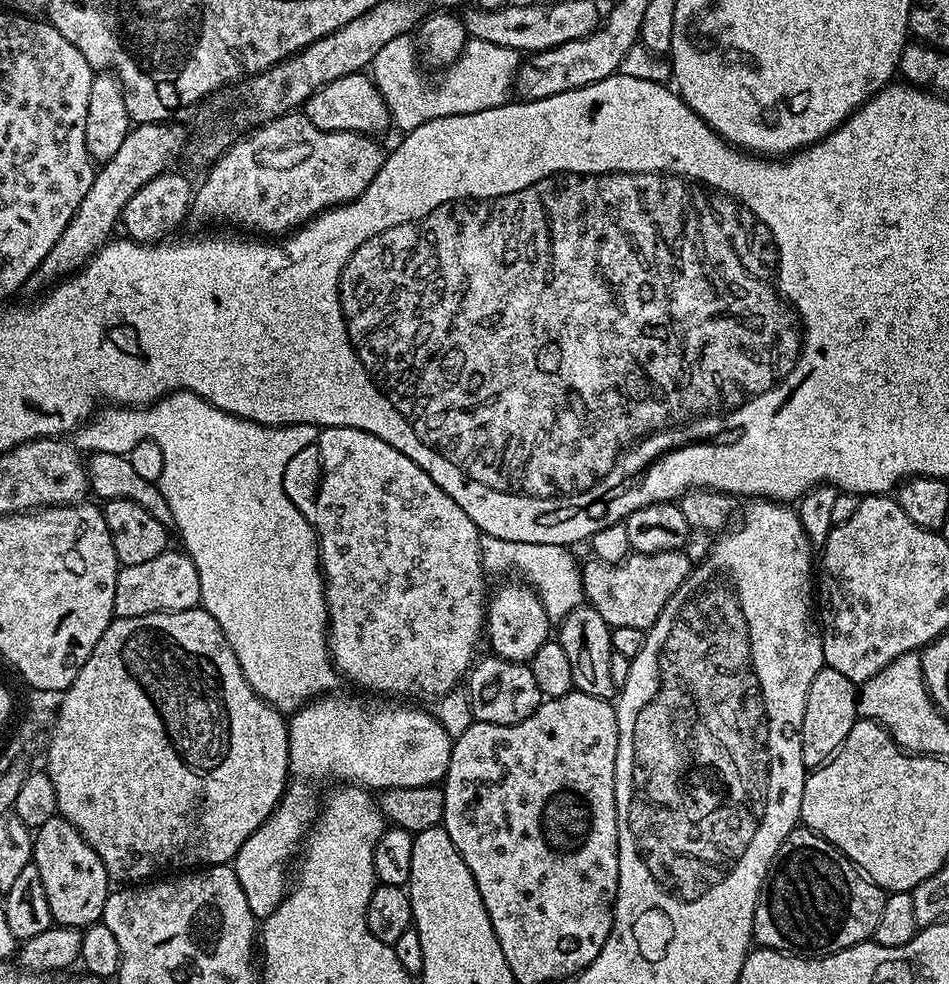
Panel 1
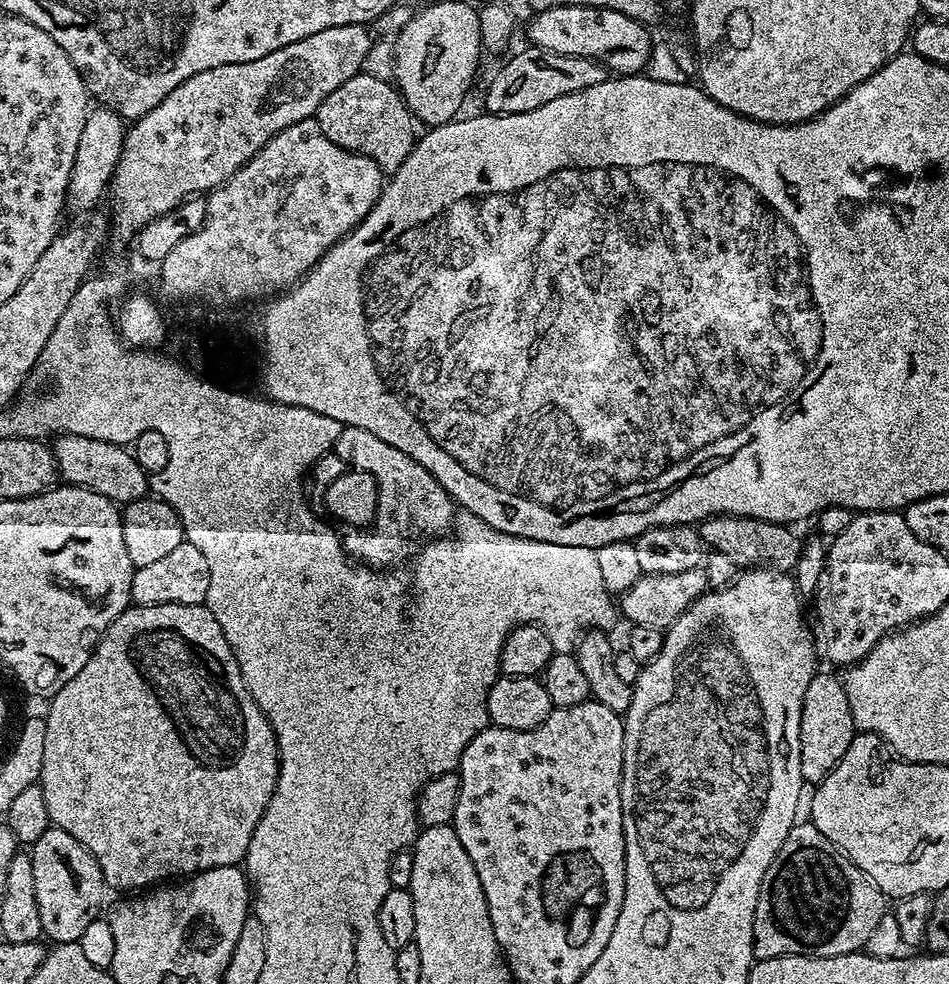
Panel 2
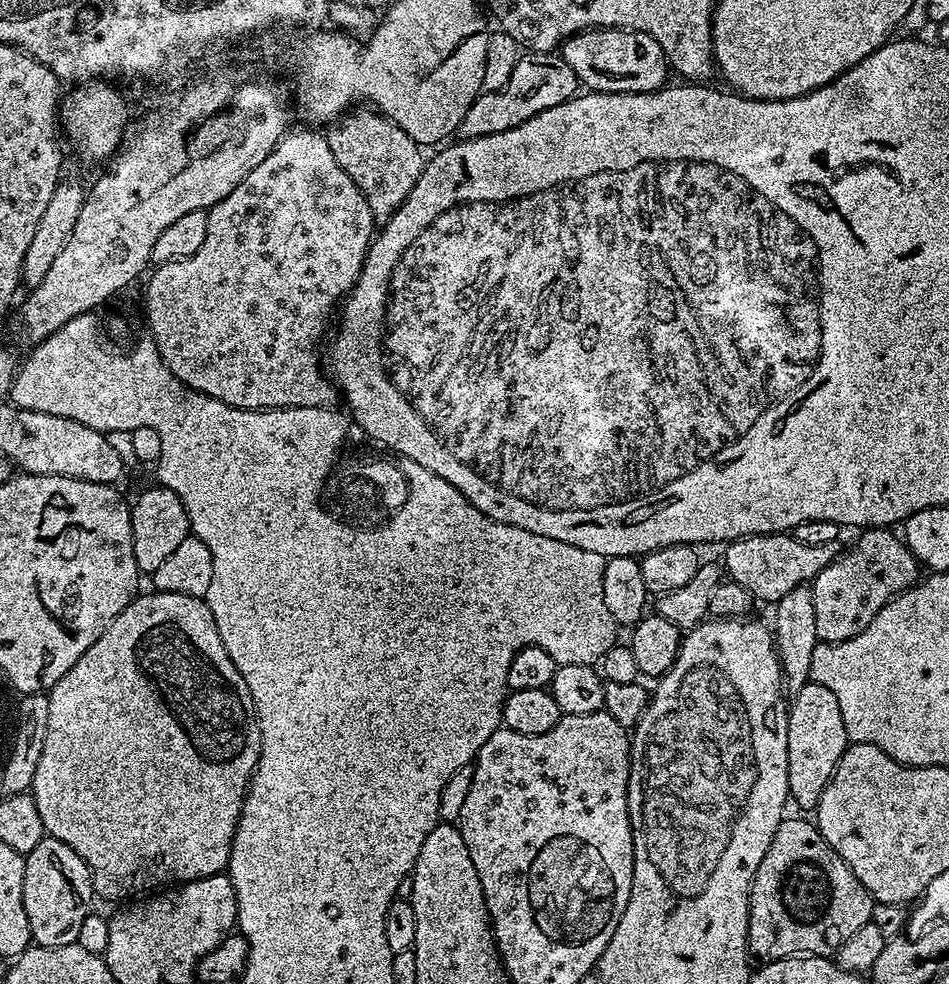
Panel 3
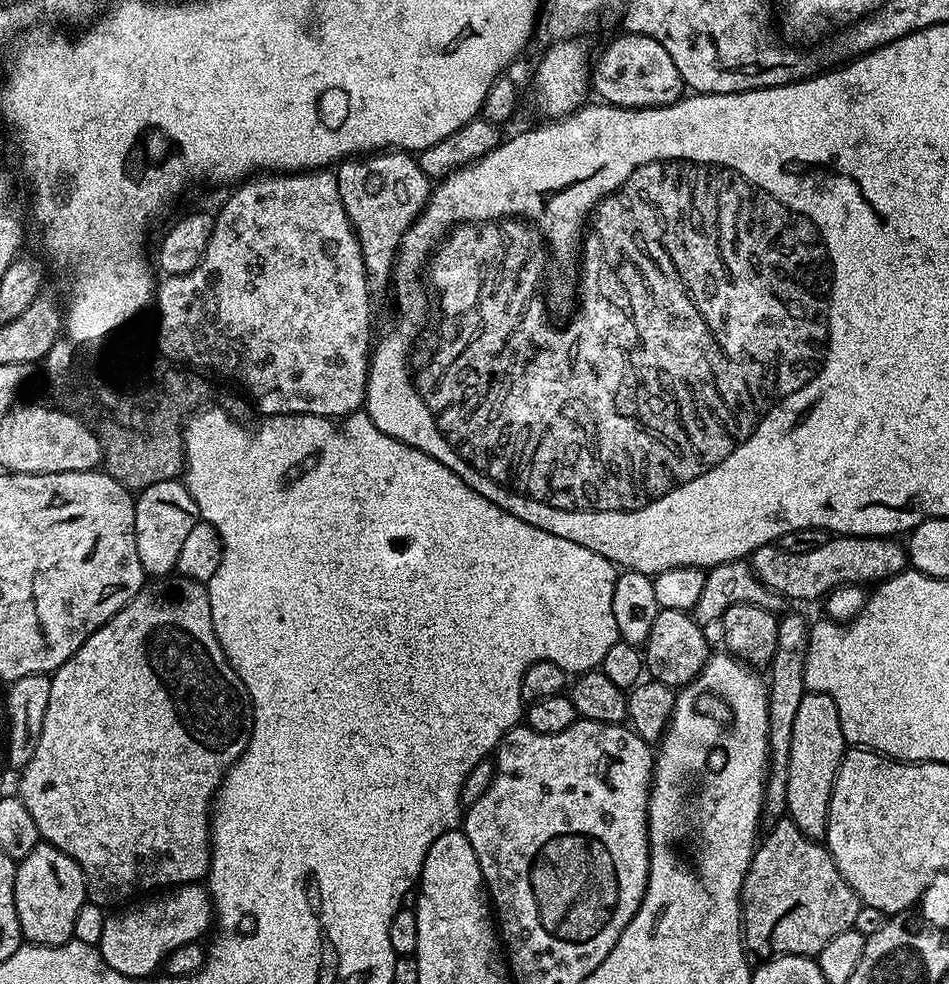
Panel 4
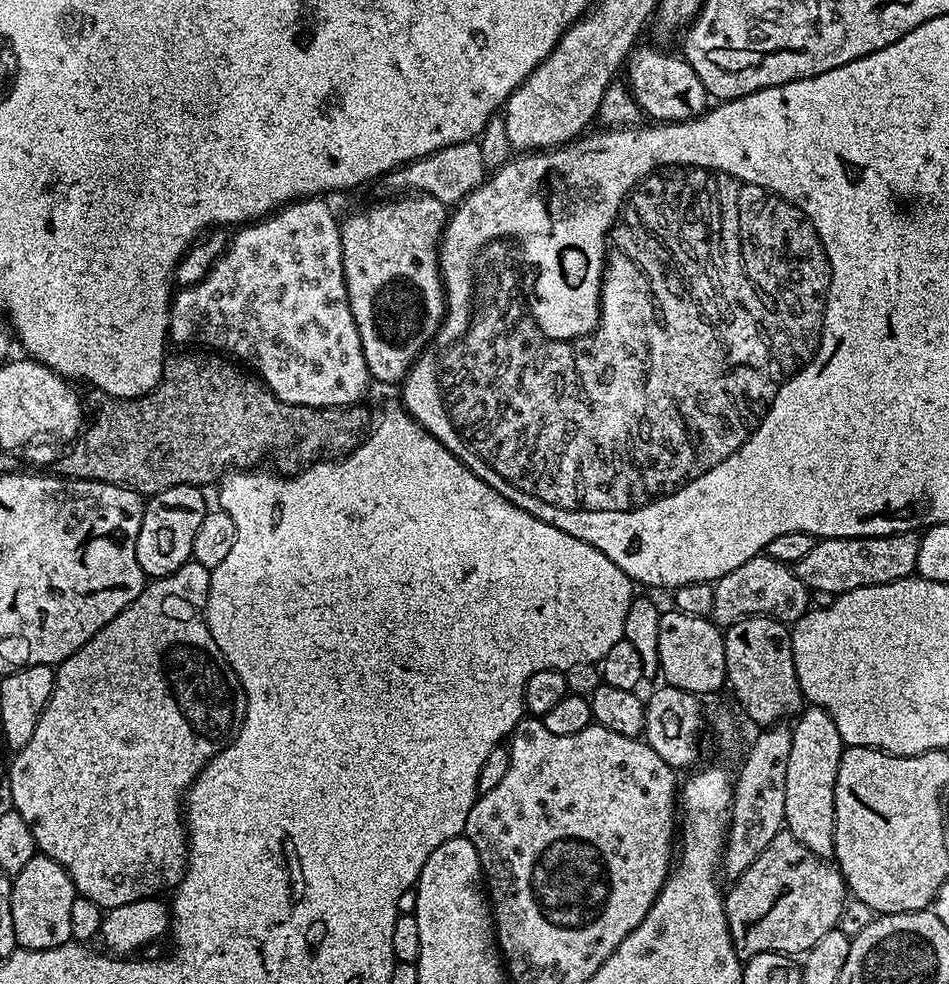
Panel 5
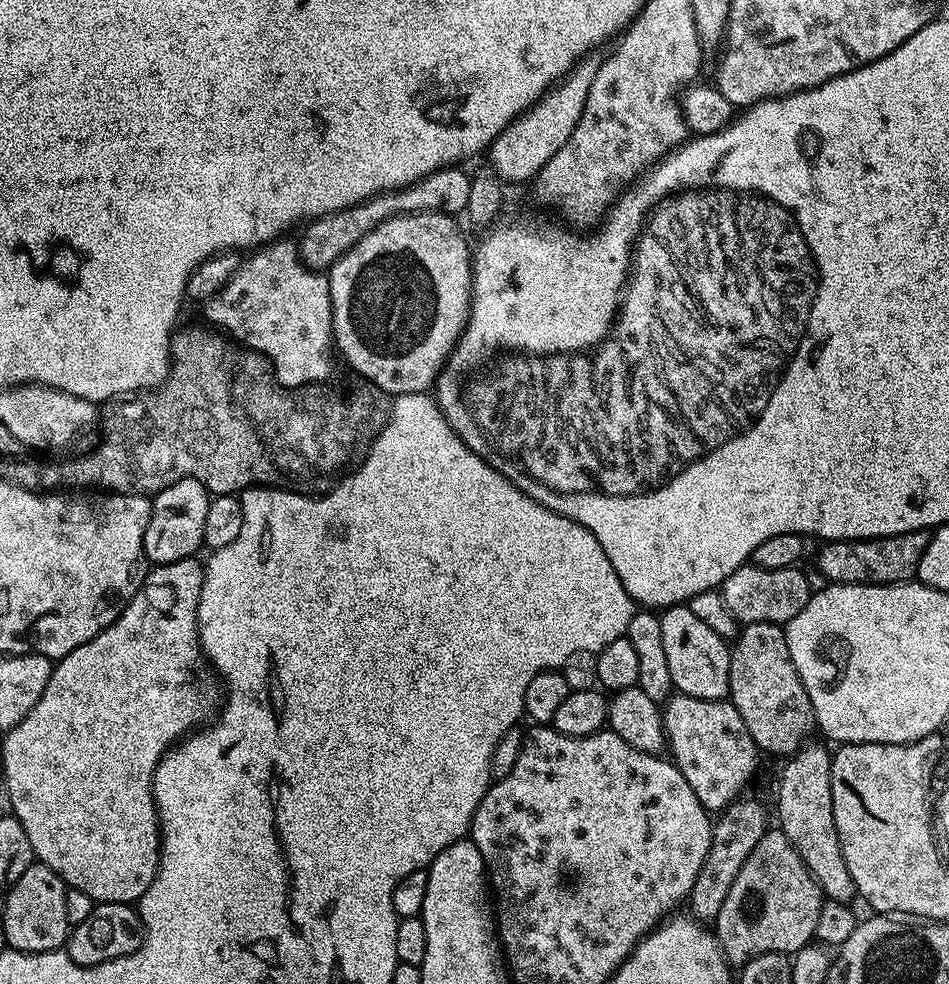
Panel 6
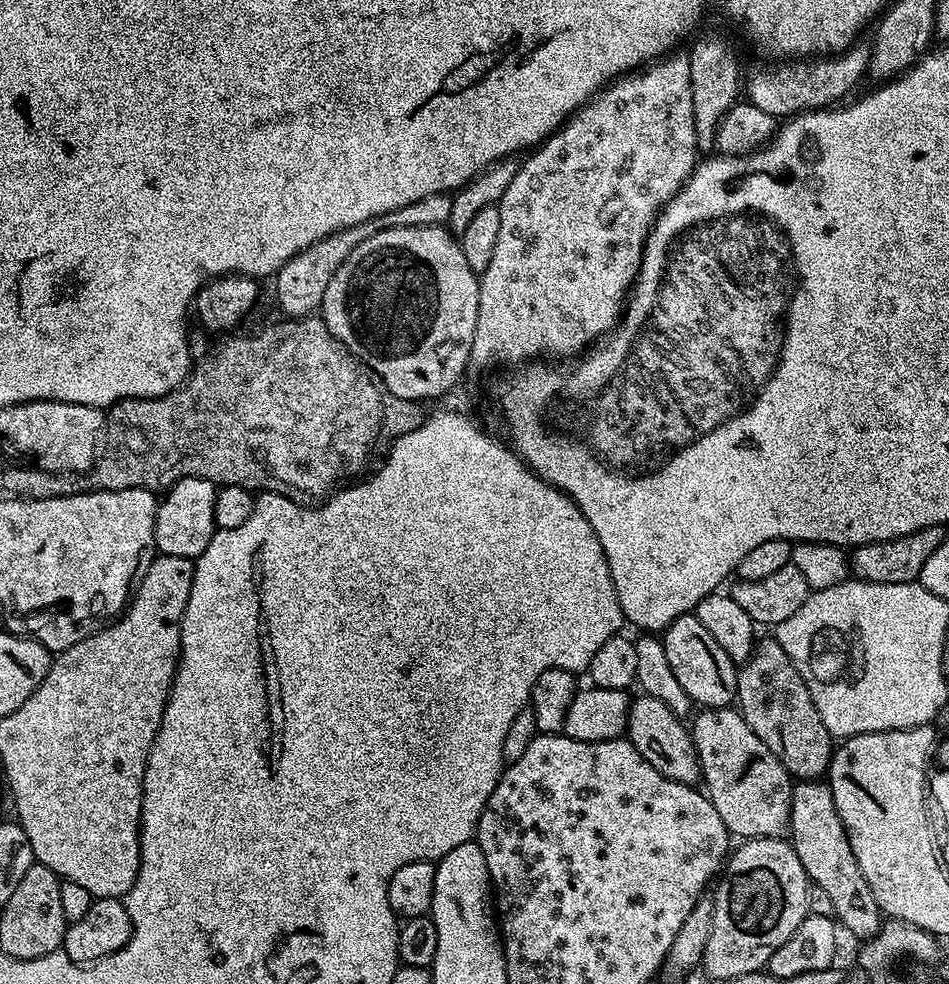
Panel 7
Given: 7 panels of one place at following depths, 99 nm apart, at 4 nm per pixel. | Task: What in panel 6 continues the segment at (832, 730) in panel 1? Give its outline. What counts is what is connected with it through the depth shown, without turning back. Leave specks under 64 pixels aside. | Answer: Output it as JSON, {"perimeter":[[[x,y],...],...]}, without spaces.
{"perimeter":[[[805,743],[803,748],[783,761],[780,785],[776,788],[776,812],[780,815],[779,831],[786,834],[794,851],[800,855],[827,899],[852,904],[858,893],[850,870],[846,870],[846,858],[842,858],[842,846],[838,842],[838,830],[834,826],[834,806],[830,790],[832,752],[820,744]]]}

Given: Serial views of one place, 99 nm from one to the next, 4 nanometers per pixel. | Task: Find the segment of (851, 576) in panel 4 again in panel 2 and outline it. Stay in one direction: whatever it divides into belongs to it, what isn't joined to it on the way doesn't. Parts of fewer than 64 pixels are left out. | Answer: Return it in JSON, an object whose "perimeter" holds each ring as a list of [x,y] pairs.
{"perimeter":[[[712,516],[708,520],[700,521],[698,531],[711,551],[726,554],[729,565],[740,570],[763,566],[774,568],[777,572],[791,573],[800,557],[801,537],[796,537],[787,524],[750,520],[747,516]]]}

